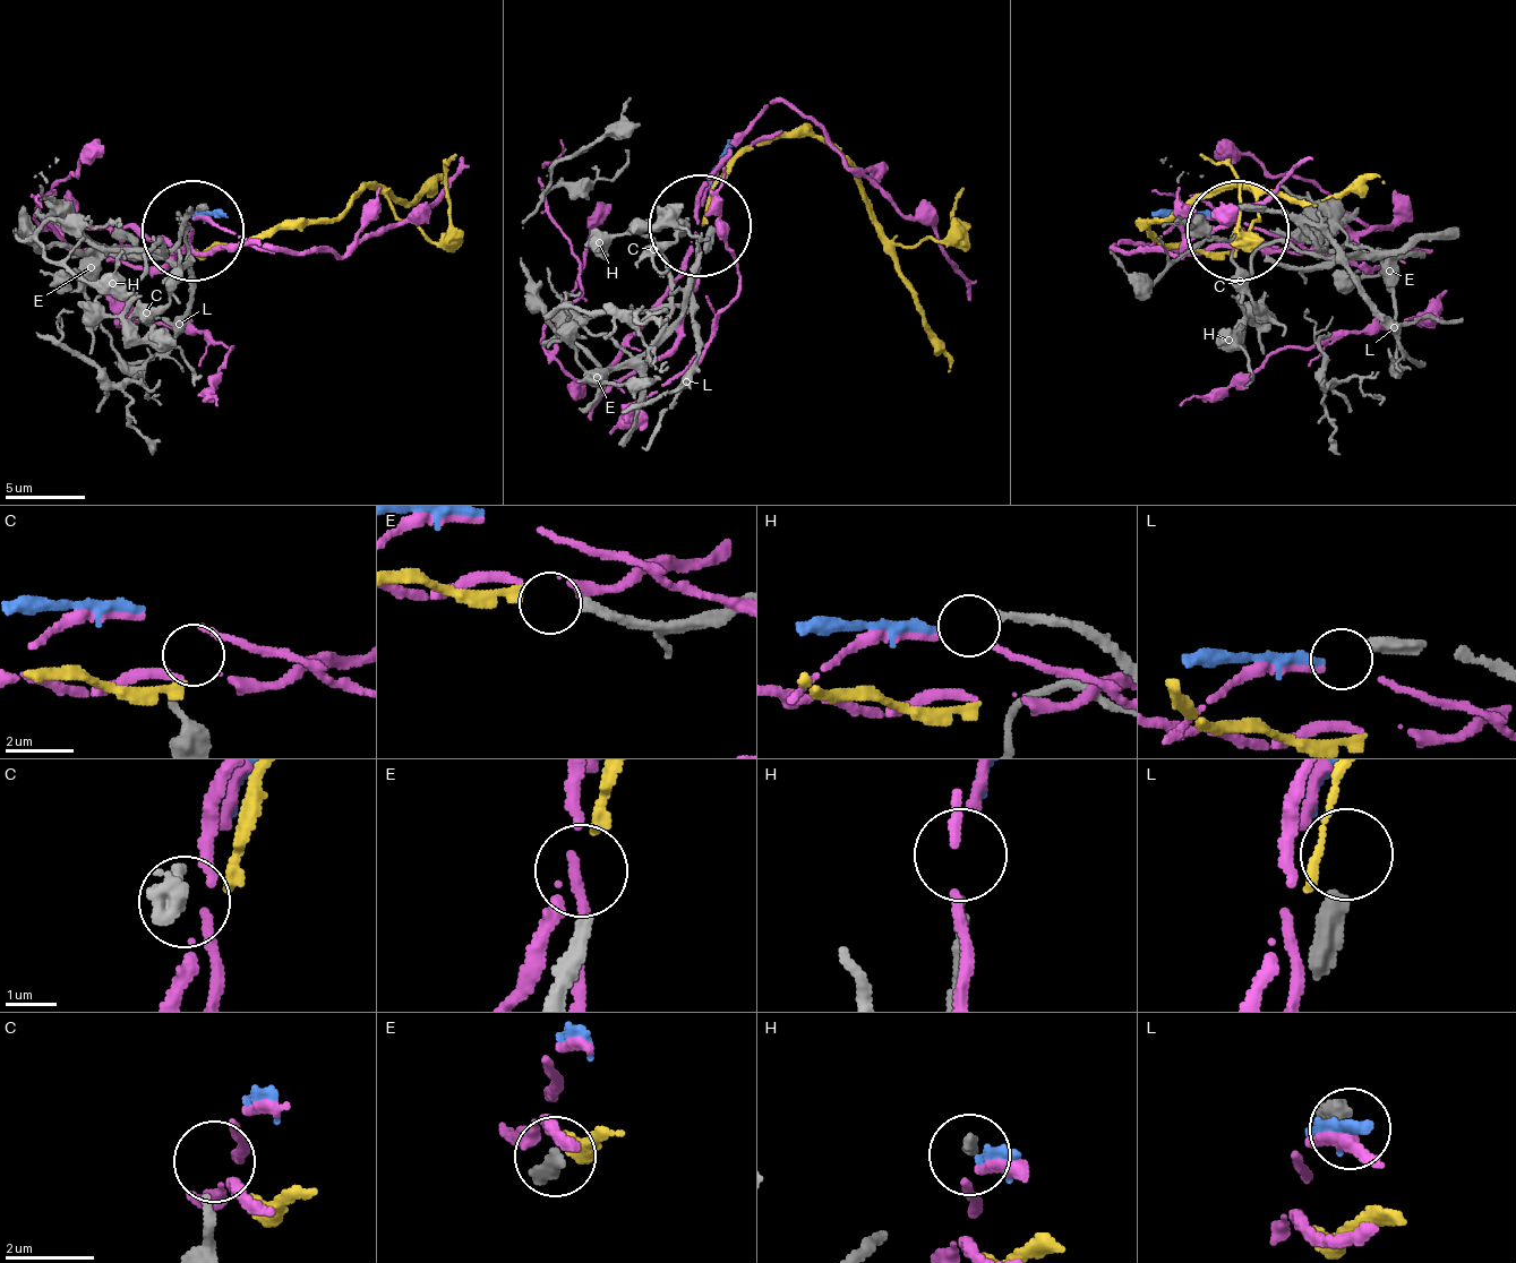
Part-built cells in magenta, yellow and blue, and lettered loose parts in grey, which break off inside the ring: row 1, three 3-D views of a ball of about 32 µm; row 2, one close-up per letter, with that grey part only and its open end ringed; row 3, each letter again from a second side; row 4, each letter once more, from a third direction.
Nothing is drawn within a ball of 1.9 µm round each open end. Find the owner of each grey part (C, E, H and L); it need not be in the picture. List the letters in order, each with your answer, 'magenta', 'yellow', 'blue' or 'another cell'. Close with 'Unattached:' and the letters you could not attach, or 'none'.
C: another cell
E: yellow
H: blue
L: another cell
Unattached: C, L

